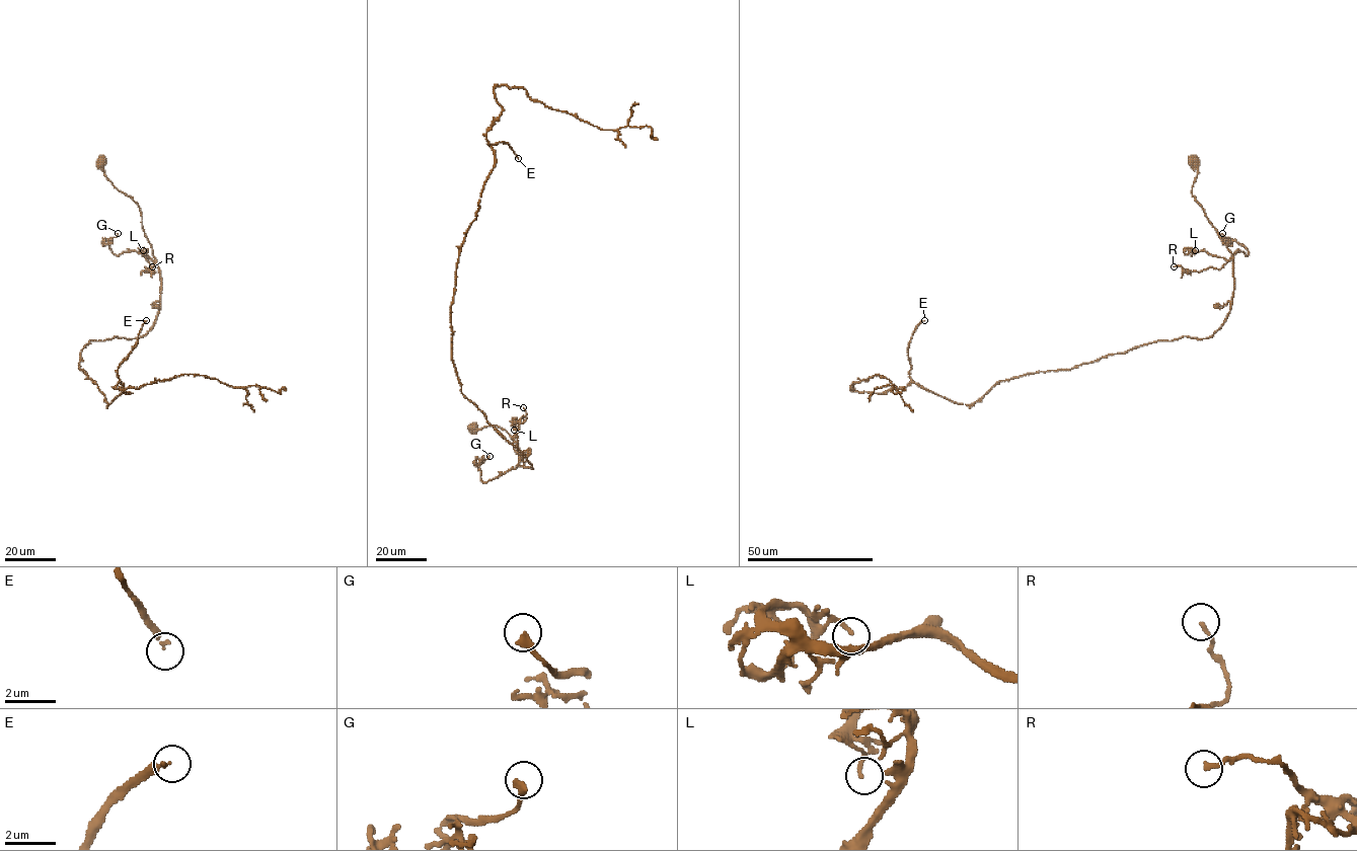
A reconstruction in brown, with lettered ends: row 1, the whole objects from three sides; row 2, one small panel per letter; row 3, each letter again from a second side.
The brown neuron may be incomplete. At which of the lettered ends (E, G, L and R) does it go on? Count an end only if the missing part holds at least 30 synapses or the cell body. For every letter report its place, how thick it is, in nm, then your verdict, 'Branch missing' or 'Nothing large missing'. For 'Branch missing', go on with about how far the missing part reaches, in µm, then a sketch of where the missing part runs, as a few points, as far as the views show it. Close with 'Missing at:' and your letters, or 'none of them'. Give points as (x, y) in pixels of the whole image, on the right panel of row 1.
E: Place: (924, 320). Thickness 200 nm. Branch missing. Missing length about 120 µm. Course of what is missing: (924, 320), (934, 280), (973, 239), (984, 202), (988, 151), (951, 156), (955, 153)
G: Place: (1222, 233). Thickness 260 nm. Nothing large missing
L: Place: (1195, 250). Thickness 90 nm. Nothing large missing
R: Place: (1174, 266). Thickness 160 nm. Nothing large missing
Missing at: E

